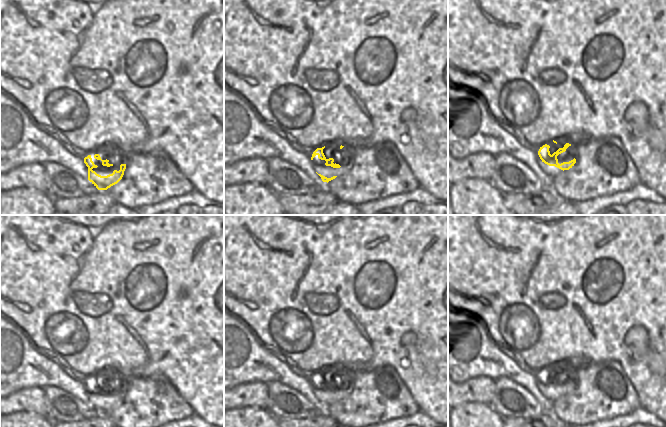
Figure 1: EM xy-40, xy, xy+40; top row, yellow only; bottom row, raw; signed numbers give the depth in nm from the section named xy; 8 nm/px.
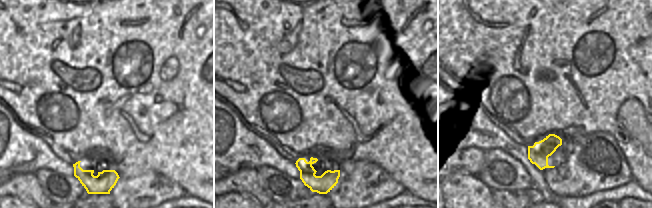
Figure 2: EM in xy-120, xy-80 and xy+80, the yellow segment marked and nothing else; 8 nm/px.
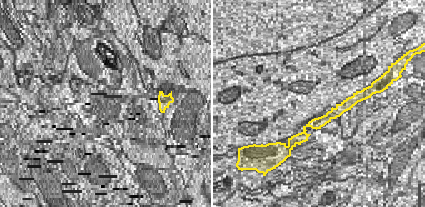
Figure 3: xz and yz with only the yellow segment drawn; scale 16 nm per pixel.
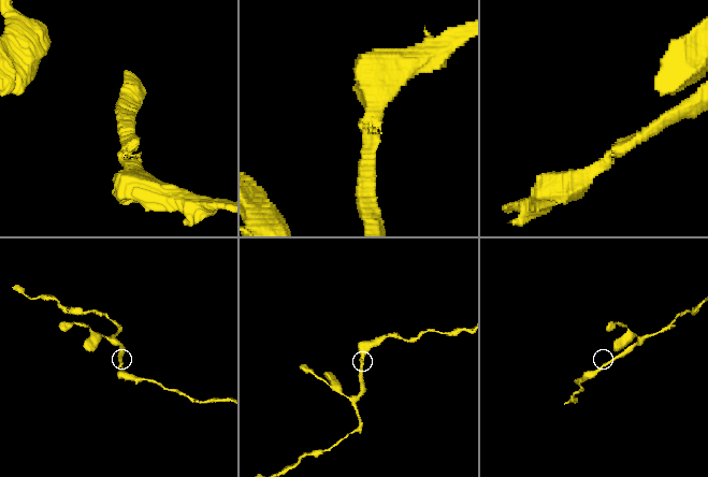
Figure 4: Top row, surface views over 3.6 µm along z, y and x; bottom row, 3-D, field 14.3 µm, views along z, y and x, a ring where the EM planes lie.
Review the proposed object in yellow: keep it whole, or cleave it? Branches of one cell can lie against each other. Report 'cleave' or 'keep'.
keep

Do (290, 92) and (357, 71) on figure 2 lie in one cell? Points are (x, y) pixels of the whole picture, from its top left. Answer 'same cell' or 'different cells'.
same cell

